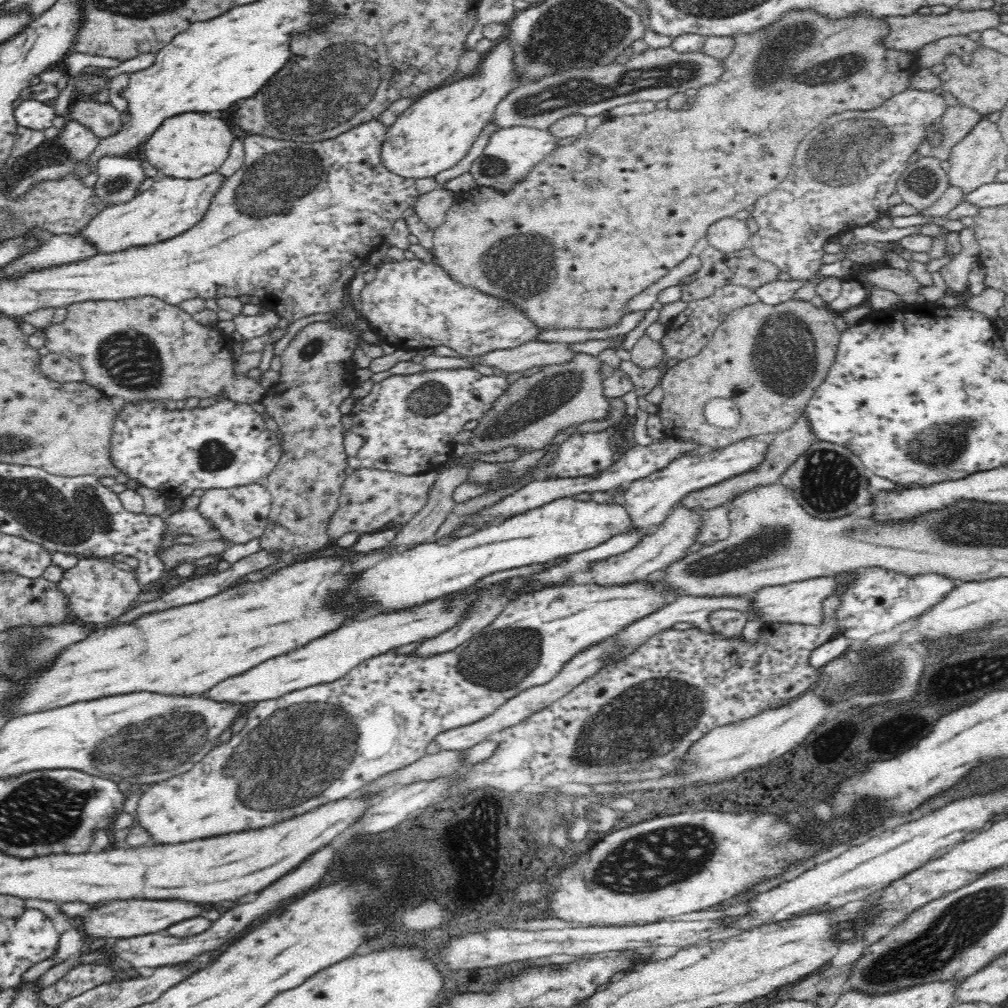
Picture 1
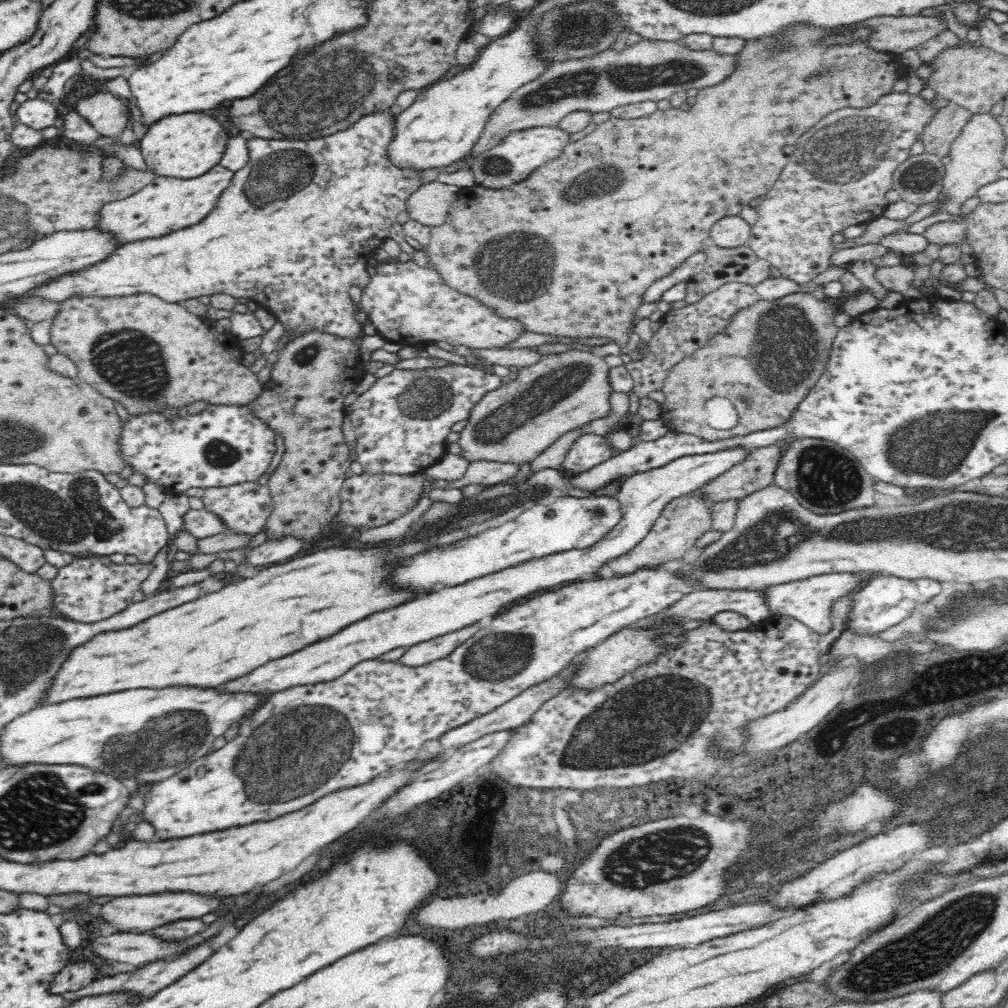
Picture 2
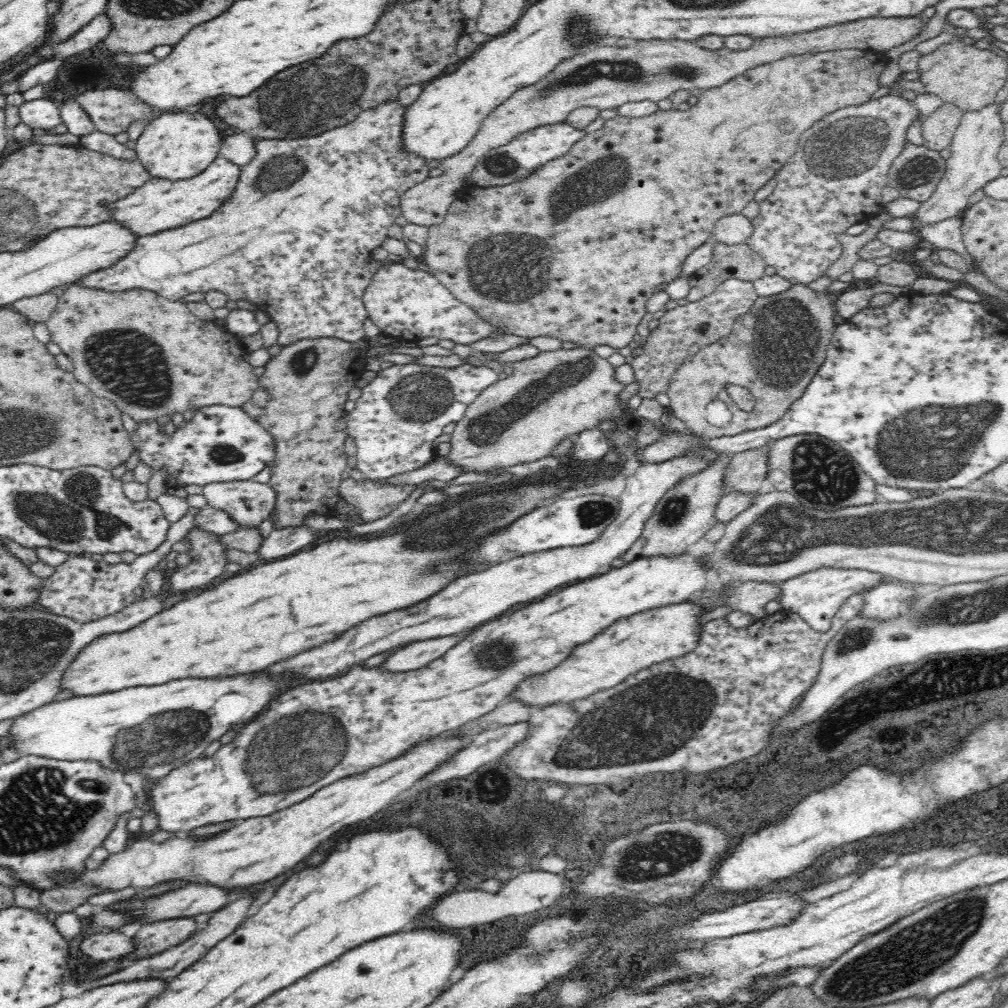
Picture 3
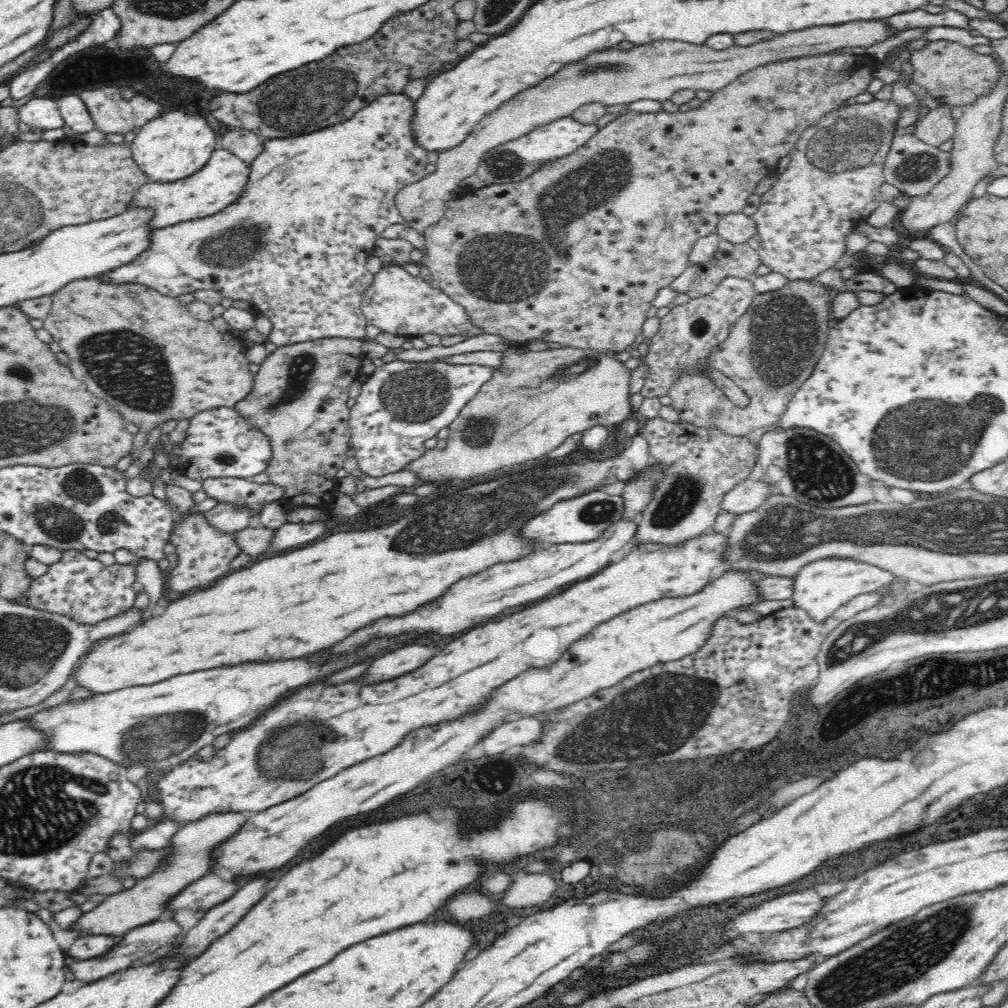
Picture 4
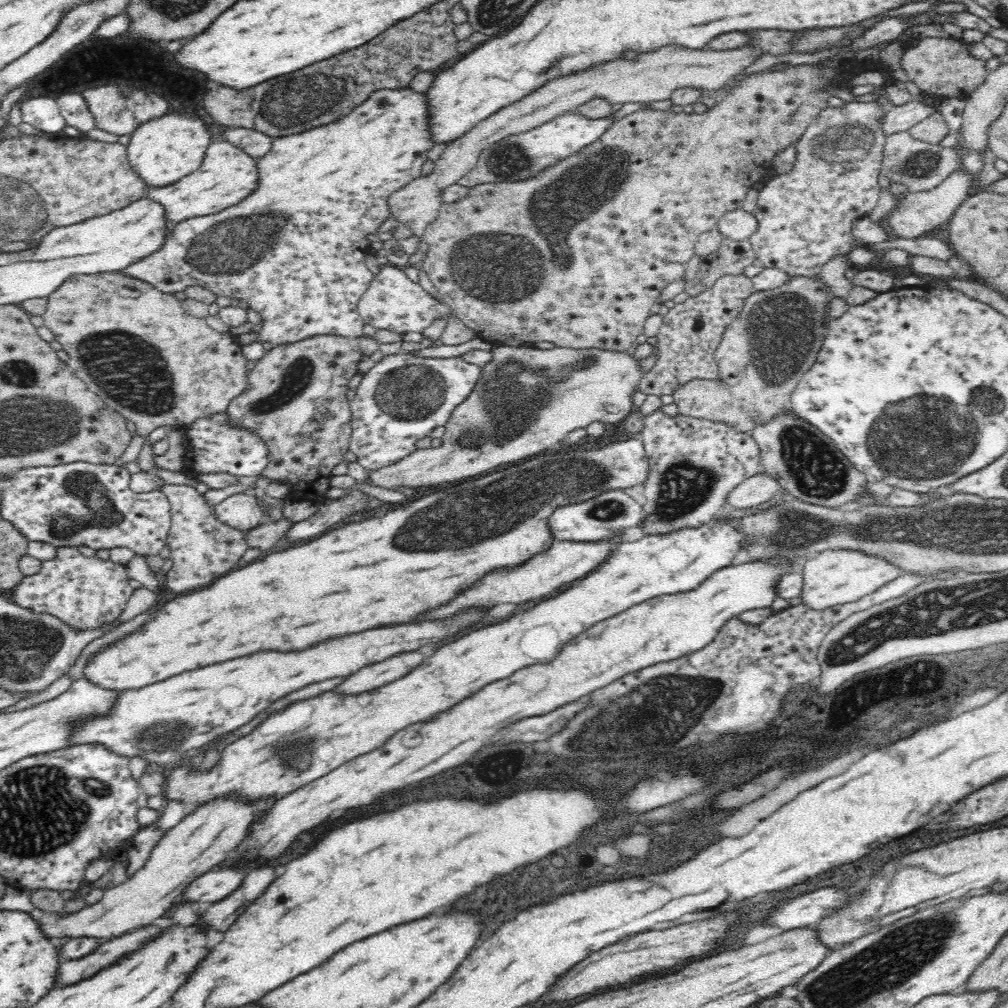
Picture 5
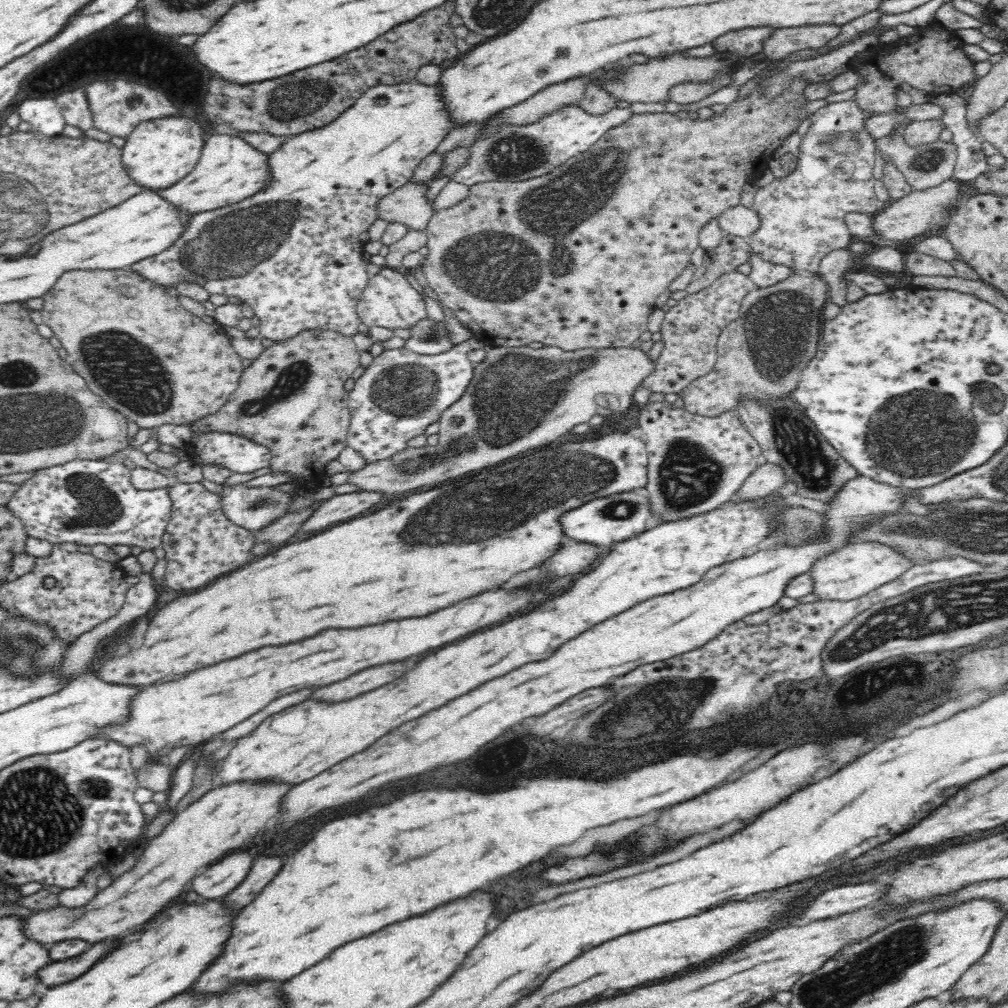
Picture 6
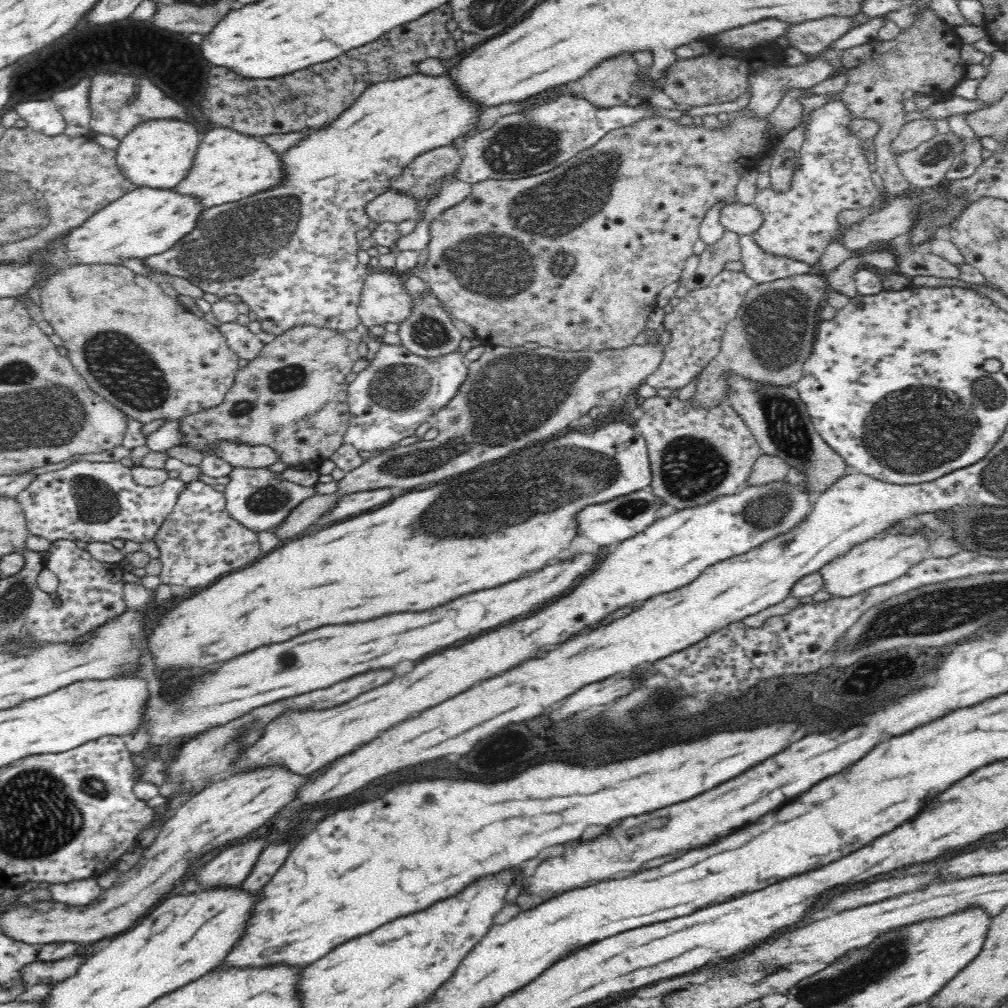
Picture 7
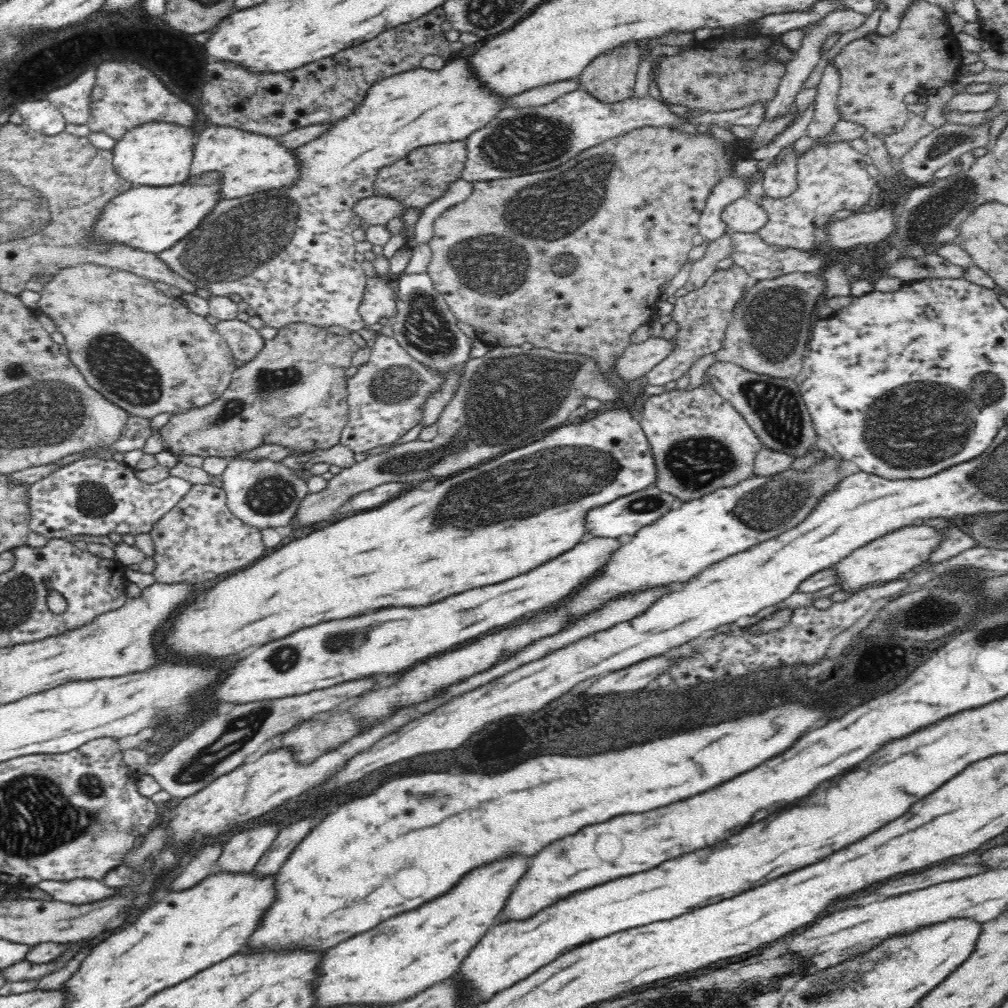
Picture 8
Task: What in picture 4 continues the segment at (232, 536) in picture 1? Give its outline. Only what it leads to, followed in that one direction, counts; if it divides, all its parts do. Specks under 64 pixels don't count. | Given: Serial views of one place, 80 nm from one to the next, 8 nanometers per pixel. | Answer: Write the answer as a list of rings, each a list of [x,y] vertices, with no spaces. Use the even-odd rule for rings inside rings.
[[[211,478],[202,481],[203,491],[218,503],[230,503],[236,509],[248,507],[252,516],[259,515],[264,508],[282,499],[282,488],[272,483],[259,484],[241,478]]]

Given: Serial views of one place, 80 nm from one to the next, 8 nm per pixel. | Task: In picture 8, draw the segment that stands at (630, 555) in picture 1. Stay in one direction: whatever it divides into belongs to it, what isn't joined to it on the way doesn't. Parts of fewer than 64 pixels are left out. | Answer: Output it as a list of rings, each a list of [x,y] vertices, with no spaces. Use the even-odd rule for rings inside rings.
[[[702,385],[692,391],[669,387],[664,393],[649,397],[644,402],[642,417],[638,422],[654,457],[654,484],[658,491],[674,496],[674,500],[681,503],[698,500],[718,489],[736,486],[752,477],[756,455],[763,449],[762,441],[756,437],[739,411],[714,389],[706,389]]]

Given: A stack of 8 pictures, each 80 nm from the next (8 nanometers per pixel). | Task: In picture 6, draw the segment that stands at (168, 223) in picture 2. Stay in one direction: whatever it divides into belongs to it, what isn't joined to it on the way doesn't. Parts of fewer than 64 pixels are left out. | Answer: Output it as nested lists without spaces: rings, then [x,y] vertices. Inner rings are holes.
[[[214,134],[206,140],[202,158],[194,172],[190,172],[180,182],[166,189],[154,190],[168,203],[172,203],[180,216],[192,216],[196,213],[216,211],[262,190],[270,182],[268,159],[266,155],[244,143],[244,139],[224,134]]]

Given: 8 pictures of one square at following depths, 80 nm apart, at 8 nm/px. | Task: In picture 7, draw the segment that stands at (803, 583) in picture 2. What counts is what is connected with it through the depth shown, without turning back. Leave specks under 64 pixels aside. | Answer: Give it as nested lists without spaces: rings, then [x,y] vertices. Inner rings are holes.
[[[881,535],[856,546],[852,546],[846,554],[820,566],[817,571],[822,576],[822,590],[836,598],[850,598],[875,586],[888,584],[908,572],[915,564],[922,562],[930,555],[931,543],[928,537],[915,535]]]

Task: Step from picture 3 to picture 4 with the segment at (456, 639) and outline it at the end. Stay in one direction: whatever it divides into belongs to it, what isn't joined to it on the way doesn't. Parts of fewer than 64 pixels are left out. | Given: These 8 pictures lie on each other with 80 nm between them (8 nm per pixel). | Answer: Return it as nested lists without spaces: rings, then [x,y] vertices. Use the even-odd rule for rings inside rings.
[[[410,644],[398,648],[390,653],[377,658],[370,664],[366,672],[366,682],[382,682],[388,678],[398,678],[400,674],[408,674],[422,664],[426,664],[430,658],[436,656],[436,652],[444,648],[444,645]]]

